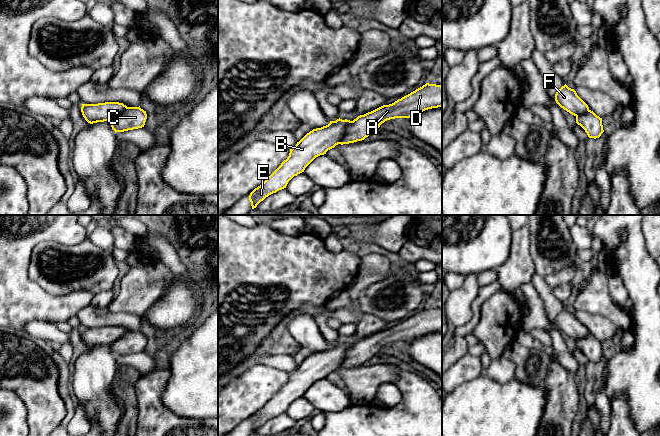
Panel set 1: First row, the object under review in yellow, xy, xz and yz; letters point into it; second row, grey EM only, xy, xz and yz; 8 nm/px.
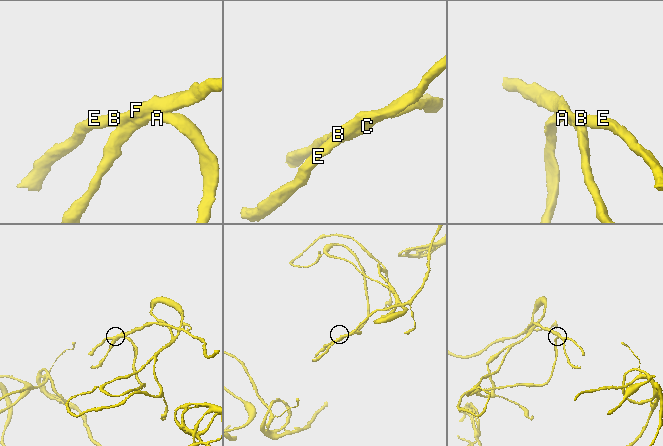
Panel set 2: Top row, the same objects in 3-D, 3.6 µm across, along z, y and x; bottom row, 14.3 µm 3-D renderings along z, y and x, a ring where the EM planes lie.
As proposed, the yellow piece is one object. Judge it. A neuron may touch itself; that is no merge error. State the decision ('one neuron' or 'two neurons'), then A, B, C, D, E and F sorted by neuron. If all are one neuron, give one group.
one neuron; groups A B C D E F

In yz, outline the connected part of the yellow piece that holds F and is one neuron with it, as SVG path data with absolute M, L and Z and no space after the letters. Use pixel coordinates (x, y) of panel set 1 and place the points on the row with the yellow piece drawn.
M565 84L556 92L555 101L561 108L576 117L576 123L585 130L589 138L599 138L604 132L602 118L589 109L574 89Z

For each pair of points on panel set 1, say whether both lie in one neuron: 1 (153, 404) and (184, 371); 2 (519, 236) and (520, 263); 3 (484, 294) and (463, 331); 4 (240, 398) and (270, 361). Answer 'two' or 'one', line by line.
1: two
2: one
3: one
4: two

